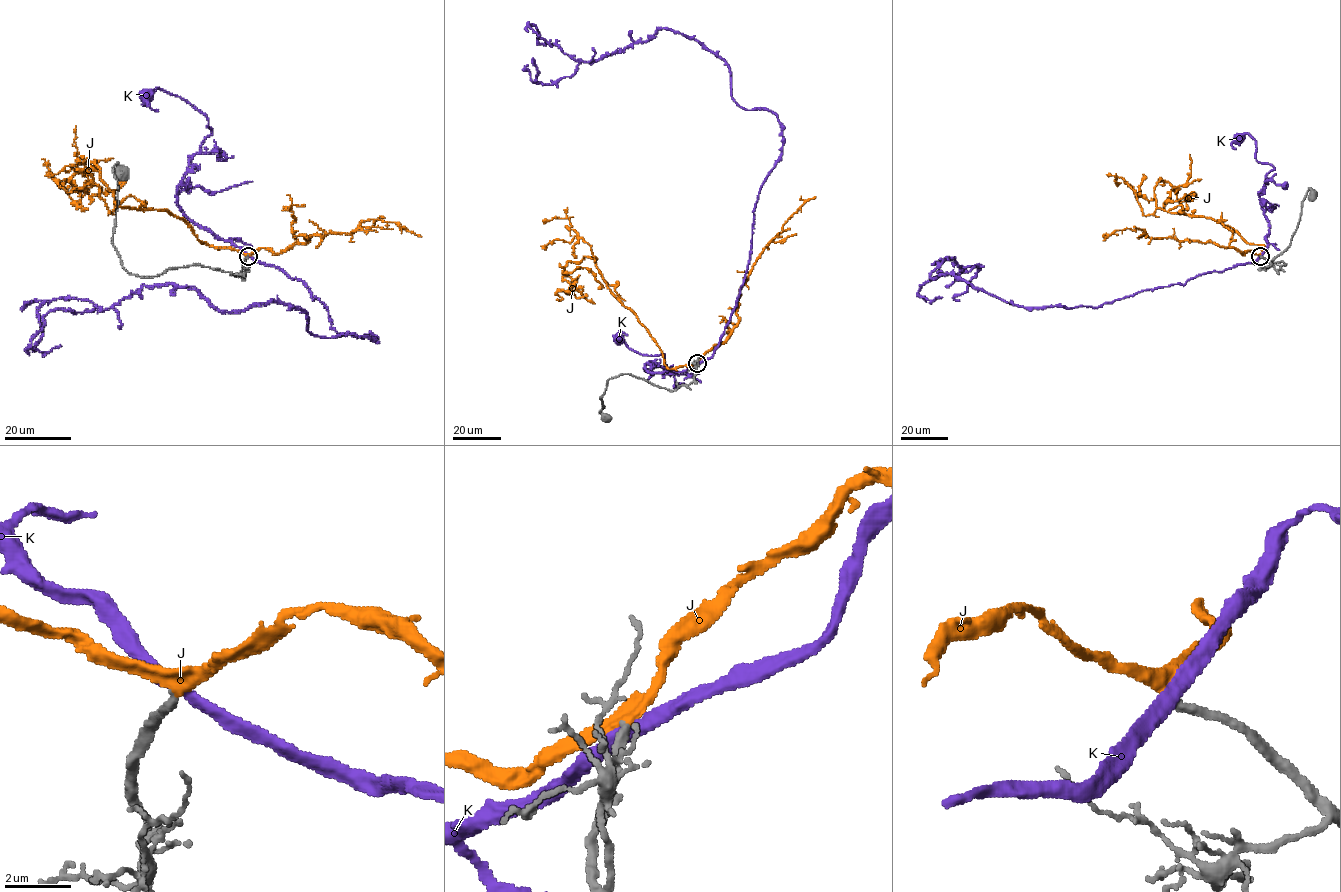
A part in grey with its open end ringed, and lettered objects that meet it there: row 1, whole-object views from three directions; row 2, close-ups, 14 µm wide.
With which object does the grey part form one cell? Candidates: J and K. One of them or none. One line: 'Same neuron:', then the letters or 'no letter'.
Same neuron: J

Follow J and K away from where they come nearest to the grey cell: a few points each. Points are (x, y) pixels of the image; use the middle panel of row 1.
J: (698, 363), (667, 367), (594, 259), (567, 262), (563, 278), (572, 286), (557, 298)
K: (697, 363), (682, 371), (648, 372), (645, 364), (650, 362), (668, 373), (664, 355), (643, 355), (619, 340)

